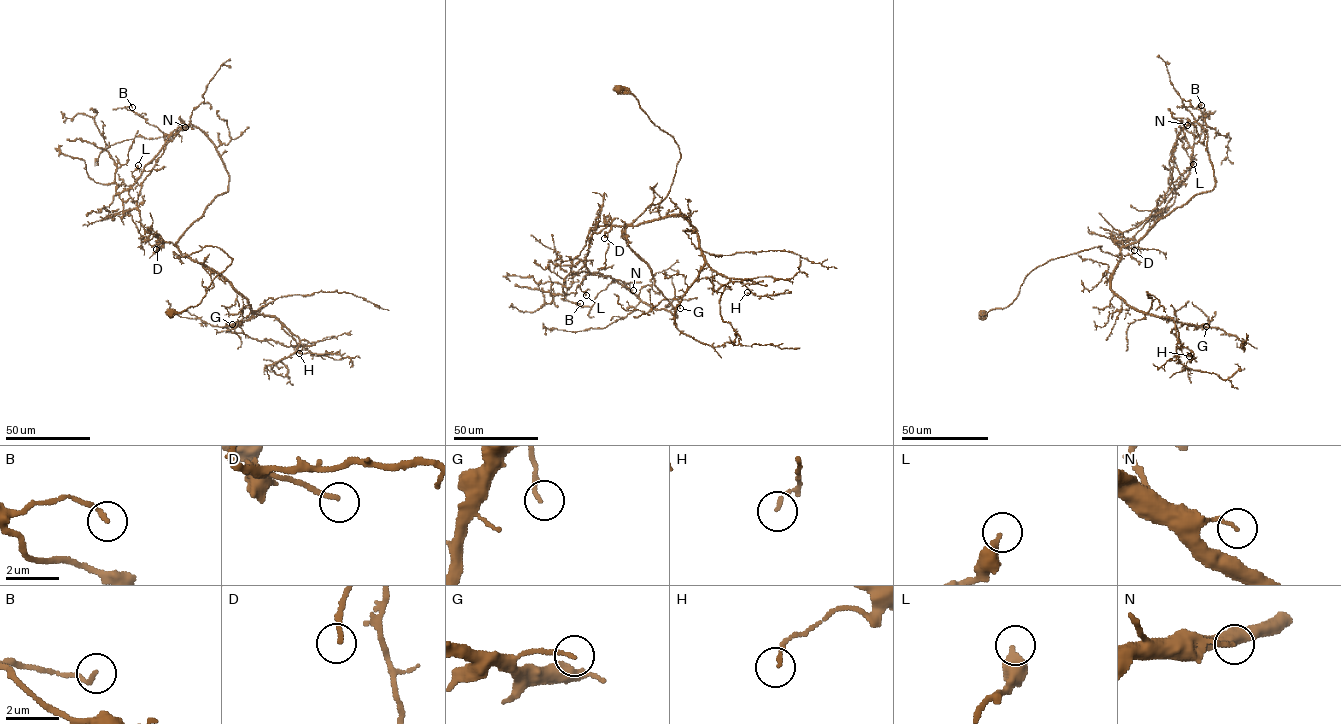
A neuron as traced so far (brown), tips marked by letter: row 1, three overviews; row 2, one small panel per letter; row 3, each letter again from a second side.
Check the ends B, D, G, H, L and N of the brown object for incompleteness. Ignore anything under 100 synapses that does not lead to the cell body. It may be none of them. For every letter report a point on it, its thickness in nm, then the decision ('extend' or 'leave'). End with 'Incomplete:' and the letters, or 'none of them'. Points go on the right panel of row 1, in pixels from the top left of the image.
B: at (1201, 105); 170 nm thick; leave
D: at (1134, 250); 180 nm thick; leave
G: at (1206, 326); 140 nm thick; leave
H: at (1189, 356); 130 nm thick; leave
L: at (1193, 164); 380 nm thick; leave
N: at (1187, 125); 130 nm thick; leave
Incomplete: none of them

